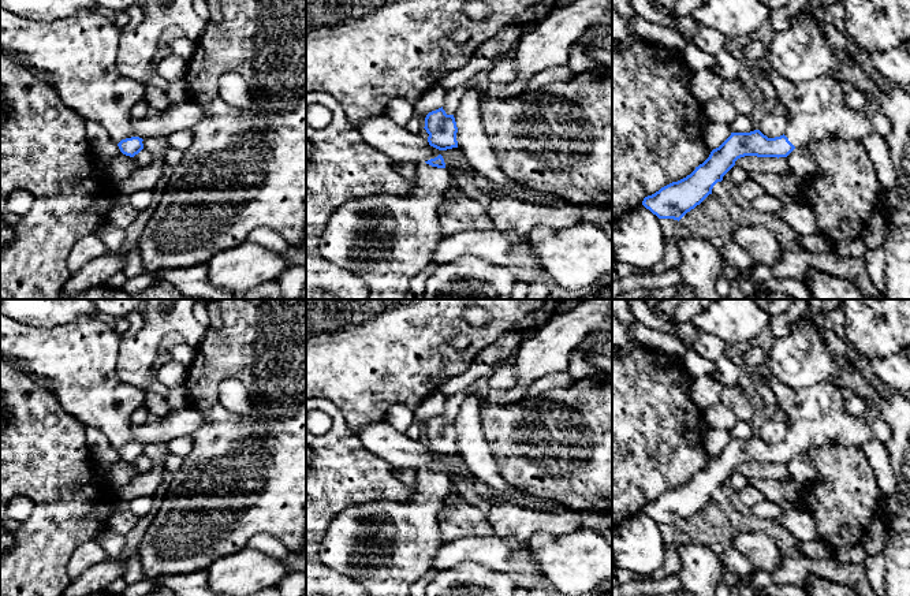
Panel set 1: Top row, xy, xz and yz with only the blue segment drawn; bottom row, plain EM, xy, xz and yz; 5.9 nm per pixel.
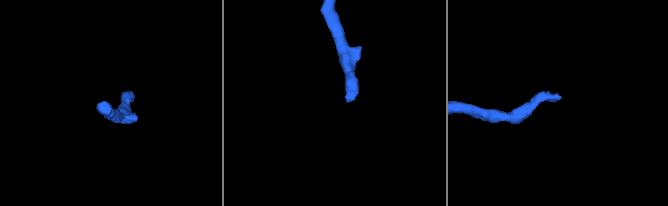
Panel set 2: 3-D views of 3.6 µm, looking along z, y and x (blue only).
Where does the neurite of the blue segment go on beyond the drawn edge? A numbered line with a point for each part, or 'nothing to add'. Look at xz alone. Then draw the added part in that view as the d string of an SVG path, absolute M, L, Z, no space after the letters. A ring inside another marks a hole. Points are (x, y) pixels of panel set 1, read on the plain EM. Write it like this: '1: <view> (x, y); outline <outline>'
1: xz (387, 546); outline M418 469L407 502L350 506L329 522L321 562L357 580L368 596L409 596L444 544L439 513L451 487L447 474Z

